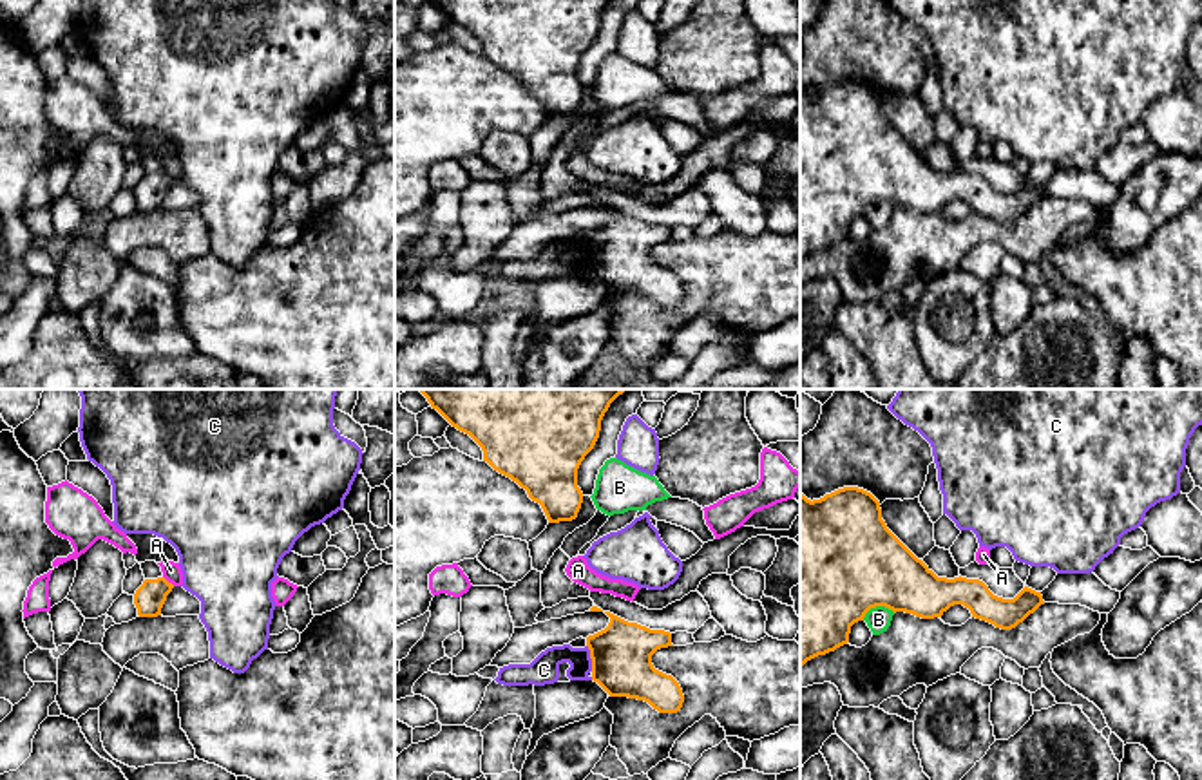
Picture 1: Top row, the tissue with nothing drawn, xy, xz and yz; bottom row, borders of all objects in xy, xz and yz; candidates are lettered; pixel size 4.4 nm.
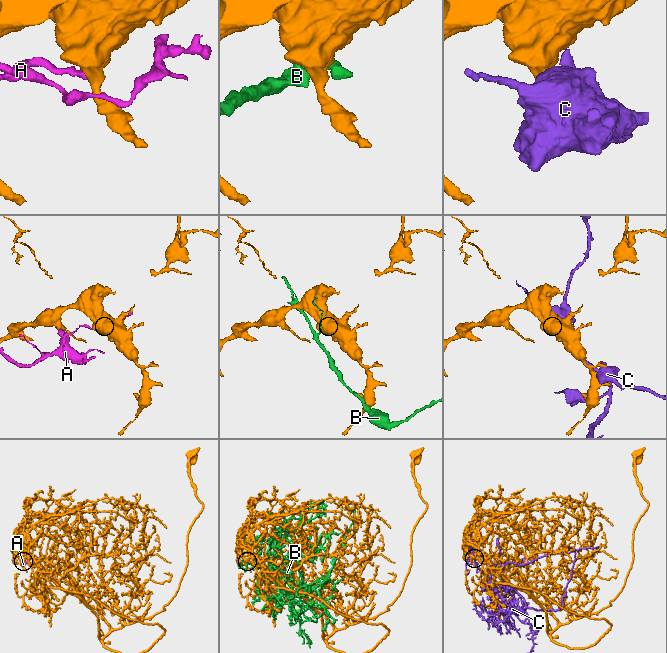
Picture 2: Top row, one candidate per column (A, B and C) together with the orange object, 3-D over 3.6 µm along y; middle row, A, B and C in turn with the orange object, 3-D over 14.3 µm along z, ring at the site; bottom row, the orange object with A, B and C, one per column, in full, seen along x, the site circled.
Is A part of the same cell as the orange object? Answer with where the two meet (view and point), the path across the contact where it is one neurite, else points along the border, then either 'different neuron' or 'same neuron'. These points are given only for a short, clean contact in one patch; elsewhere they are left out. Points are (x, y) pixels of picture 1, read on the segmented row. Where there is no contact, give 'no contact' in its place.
xy (167, 581) | same neuron

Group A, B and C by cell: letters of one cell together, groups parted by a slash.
A / B / C

